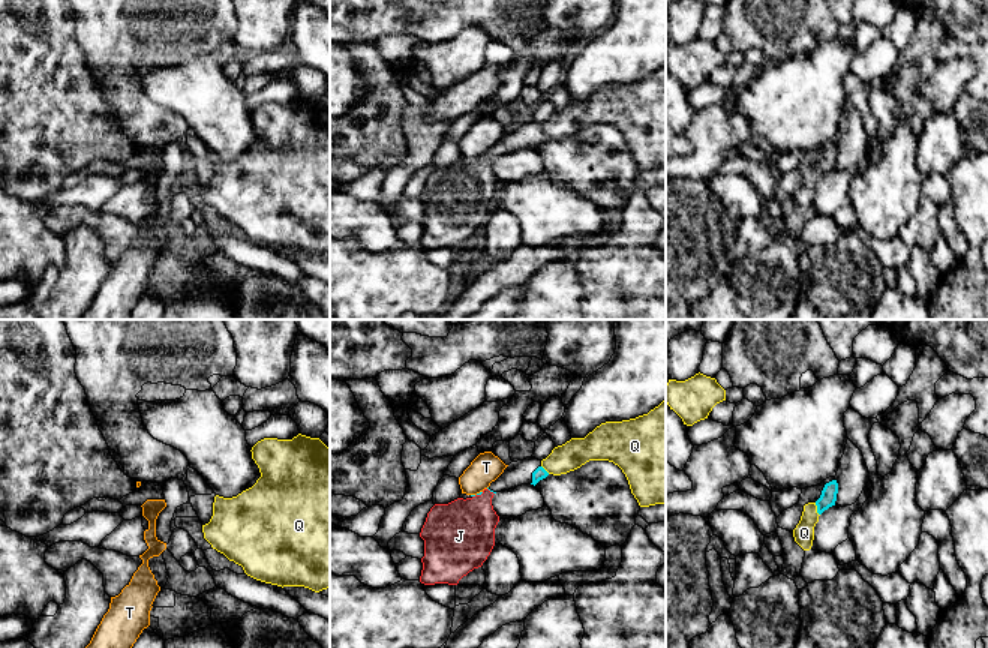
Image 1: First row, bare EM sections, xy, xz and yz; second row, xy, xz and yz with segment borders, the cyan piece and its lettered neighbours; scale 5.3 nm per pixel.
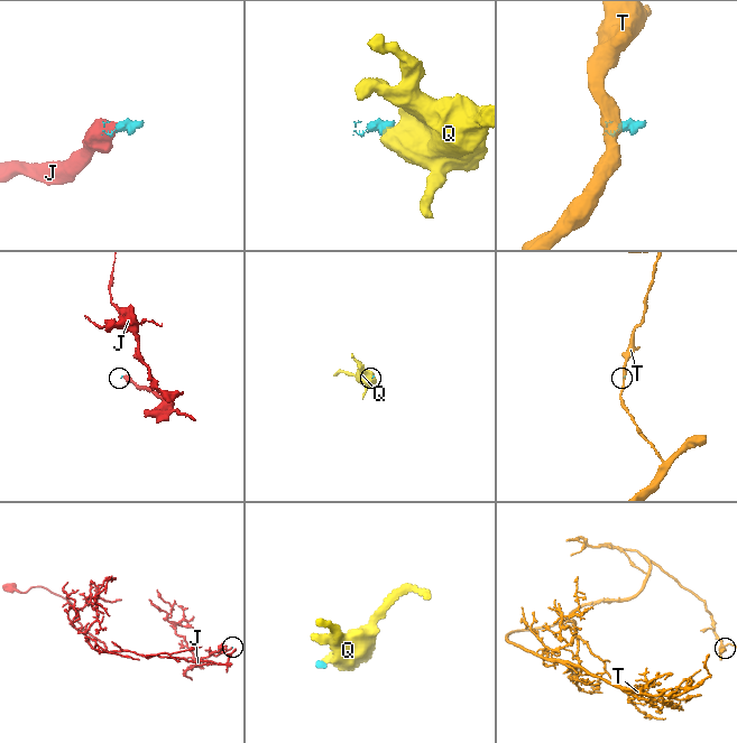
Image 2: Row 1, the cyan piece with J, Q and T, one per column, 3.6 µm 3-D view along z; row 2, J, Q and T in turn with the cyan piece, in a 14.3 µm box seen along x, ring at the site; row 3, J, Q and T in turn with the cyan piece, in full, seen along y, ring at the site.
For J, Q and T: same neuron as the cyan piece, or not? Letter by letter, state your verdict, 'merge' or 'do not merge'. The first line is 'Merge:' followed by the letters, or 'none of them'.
Merge: J, Q
J: merge
Q: merge
T: do not merge

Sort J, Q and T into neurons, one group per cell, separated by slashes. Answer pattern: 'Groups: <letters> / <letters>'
Groups: J Q / T

